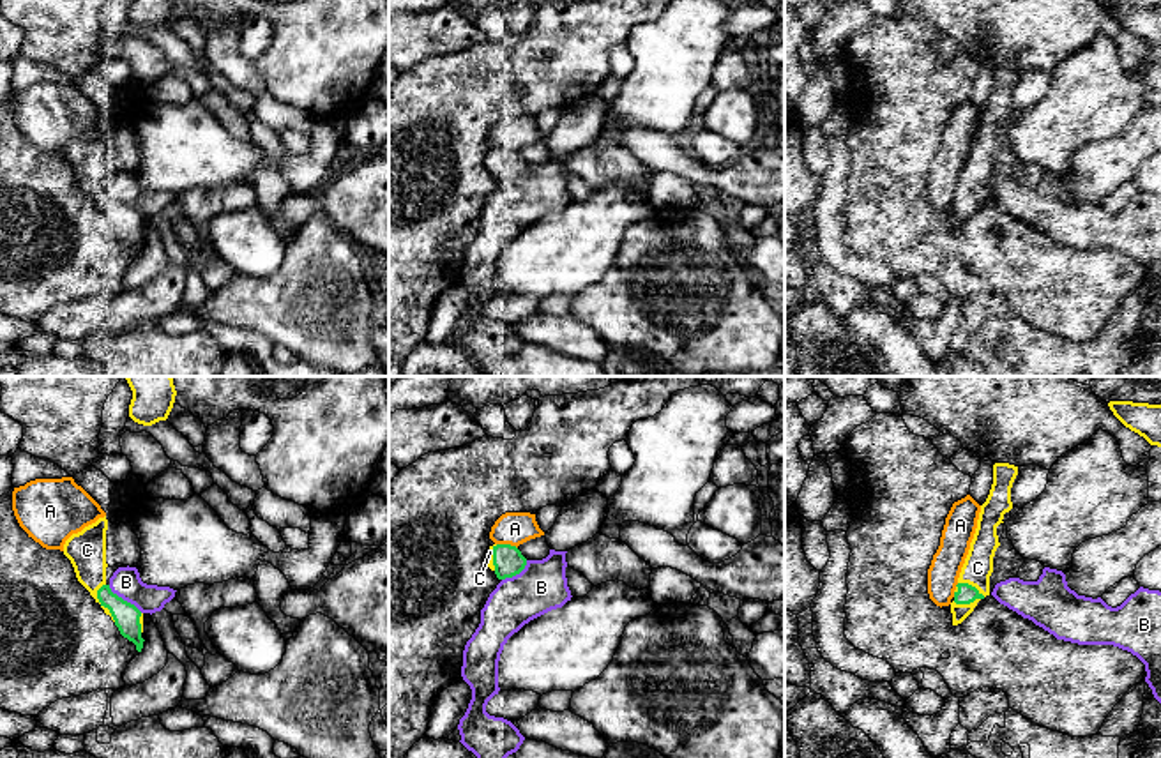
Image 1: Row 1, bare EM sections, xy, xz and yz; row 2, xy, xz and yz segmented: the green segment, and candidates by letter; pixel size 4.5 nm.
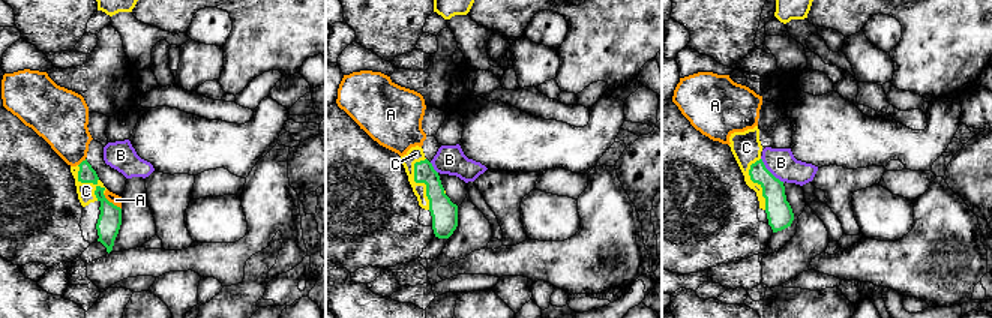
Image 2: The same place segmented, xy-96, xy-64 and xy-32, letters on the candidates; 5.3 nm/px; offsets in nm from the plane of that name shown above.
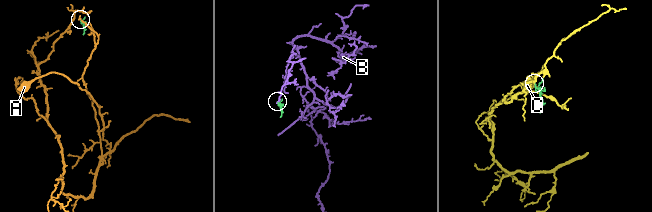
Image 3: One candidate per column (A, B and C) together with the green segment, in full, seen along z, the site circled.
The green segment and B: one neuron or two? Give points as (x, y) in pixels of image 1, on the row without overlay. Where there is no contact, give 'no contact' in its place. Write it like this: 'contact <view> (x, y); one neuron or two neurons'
contact xy (122, 204); two neurons

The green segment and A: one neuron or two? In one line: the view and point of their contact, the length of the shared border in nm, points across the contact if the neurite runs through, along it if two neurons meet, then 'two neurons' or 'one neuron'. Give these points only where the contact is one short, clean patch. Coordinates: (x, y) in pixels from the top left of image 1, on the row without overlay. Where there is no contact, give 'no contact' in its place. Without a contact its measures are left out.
xz (508, 149) | 100 nm | two neurons

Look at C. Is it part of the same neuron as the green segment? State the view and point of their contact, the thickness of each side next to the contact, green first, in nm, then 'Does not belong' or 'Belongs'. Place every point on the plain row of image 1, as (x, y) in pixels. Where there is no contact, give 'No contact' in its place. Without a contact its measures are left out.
Touches green at xy (101, 207). Thickness 120 nm (green) against 180 nm. Belongs

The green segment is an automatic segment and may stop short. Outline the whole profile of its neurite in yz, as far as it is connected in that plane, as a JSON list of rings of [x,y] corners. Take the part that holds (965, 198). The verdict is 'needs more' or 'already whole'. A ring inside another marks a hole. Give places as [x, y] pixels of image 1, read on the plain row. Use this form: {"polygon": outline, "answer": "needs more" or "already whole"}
{"polygon": [[[993,69],[993,88],[986,106],[981,110],[977,133],[958,182],[954,205],[951,207],[952,230],[961,228],[977,207],[990,200],[993,161],[1000,150],[997,131],[1004,127],[1004,118],[1013,113],[1011,92],[1016,80],[1018,71],[1014,69]]], "answer": "needs more"}

